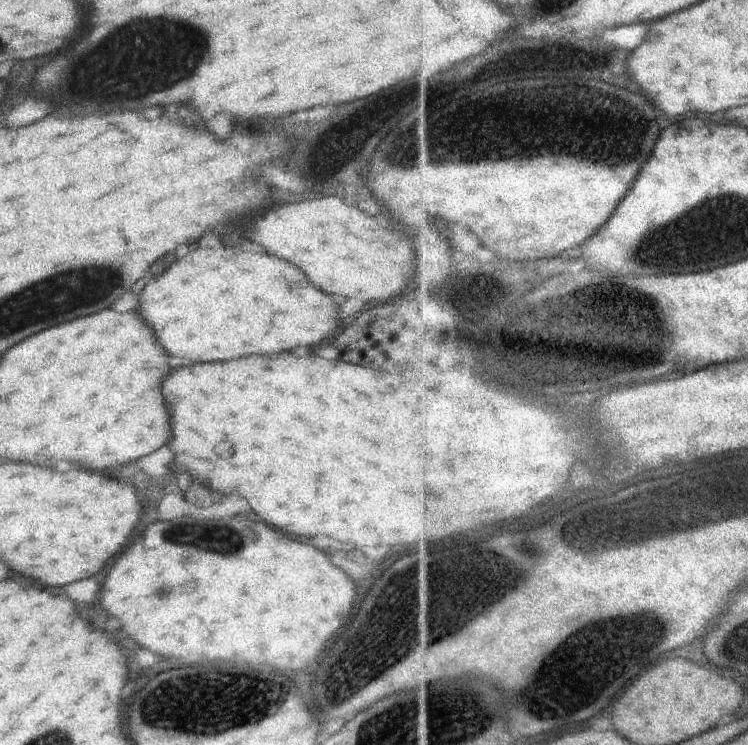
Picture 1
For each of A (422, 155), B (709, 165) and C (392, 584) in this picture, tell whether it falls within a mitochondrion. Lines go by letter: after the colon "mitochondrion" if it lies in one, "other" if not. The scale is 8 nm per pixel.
A: mitochondrion
B: other
C: mitochondrion

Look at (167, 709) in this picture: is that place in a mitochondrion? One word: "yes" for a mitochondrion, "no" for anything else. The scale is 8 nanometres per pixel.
yes

